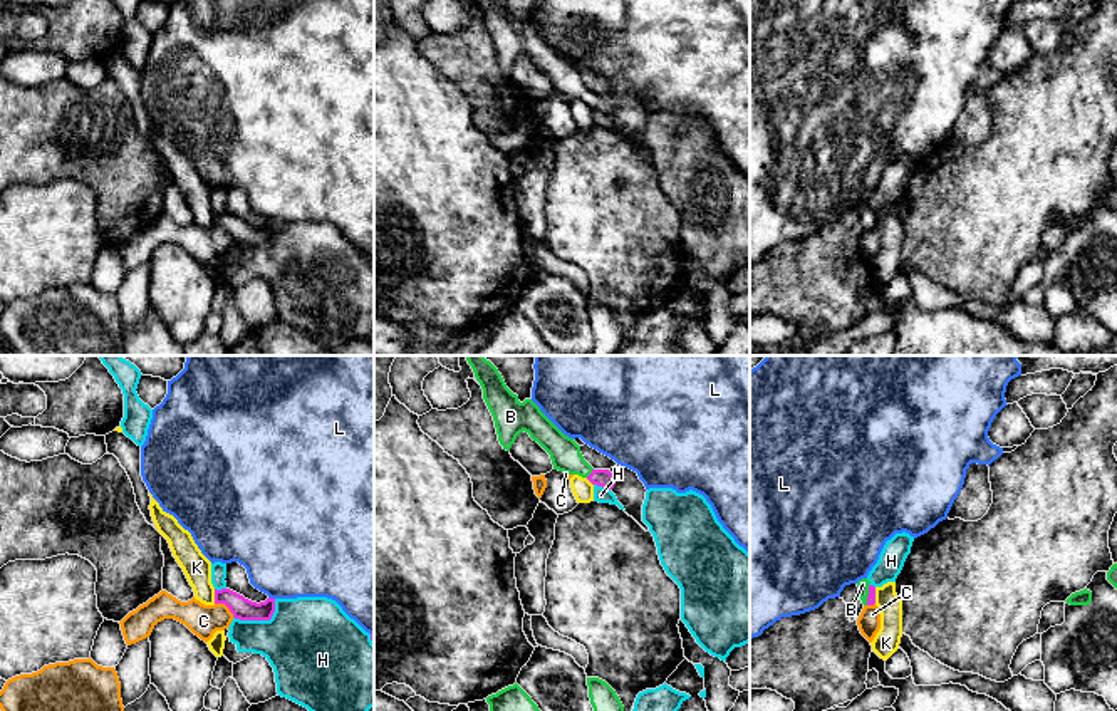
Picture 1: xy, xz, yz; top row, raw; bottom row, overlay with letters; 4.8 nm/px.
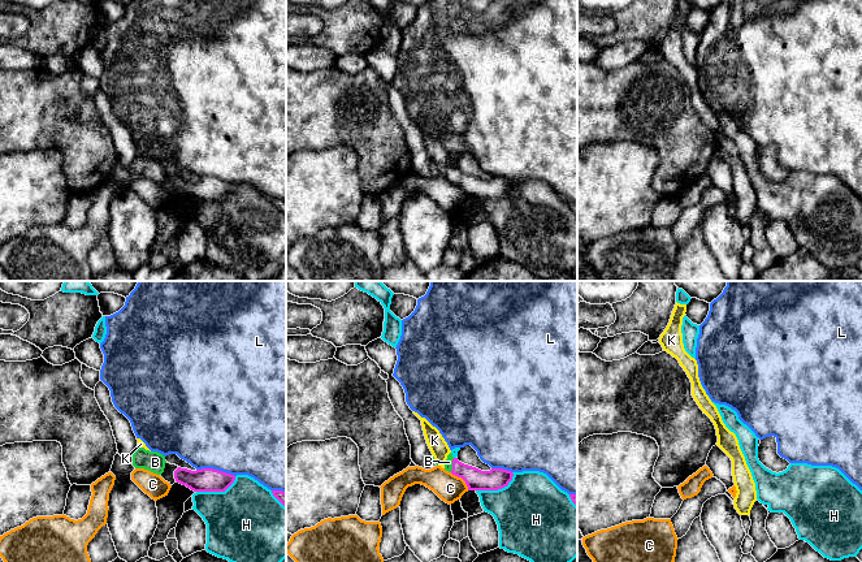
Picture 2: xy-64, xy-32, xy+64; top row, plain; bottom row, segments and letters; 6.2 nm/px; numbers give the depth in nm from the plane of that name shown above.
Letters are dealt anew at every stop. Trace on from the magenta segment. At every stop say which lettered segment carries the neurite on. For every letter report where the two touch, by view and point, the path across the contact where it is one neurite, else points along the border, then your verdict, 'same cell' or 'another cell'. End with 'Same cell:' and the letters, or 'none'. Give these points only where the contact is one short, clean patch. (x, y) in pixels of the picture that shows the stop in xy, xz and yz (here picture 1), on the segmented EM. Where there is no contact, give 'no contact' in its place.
B: contact xz (591, 473); way xz (604, 478), (591, 473), (564, 451); same cell
C: contact xy (225, 604); border xy (215, 602), (222, 602), (233, 616); another cell
H: contact xy (260, 619); another cell
K: contact xy (215, 596); border xy (213, 589), (215, 602); another cell
L: contact xy (272, 599); another cell
Same cell: B

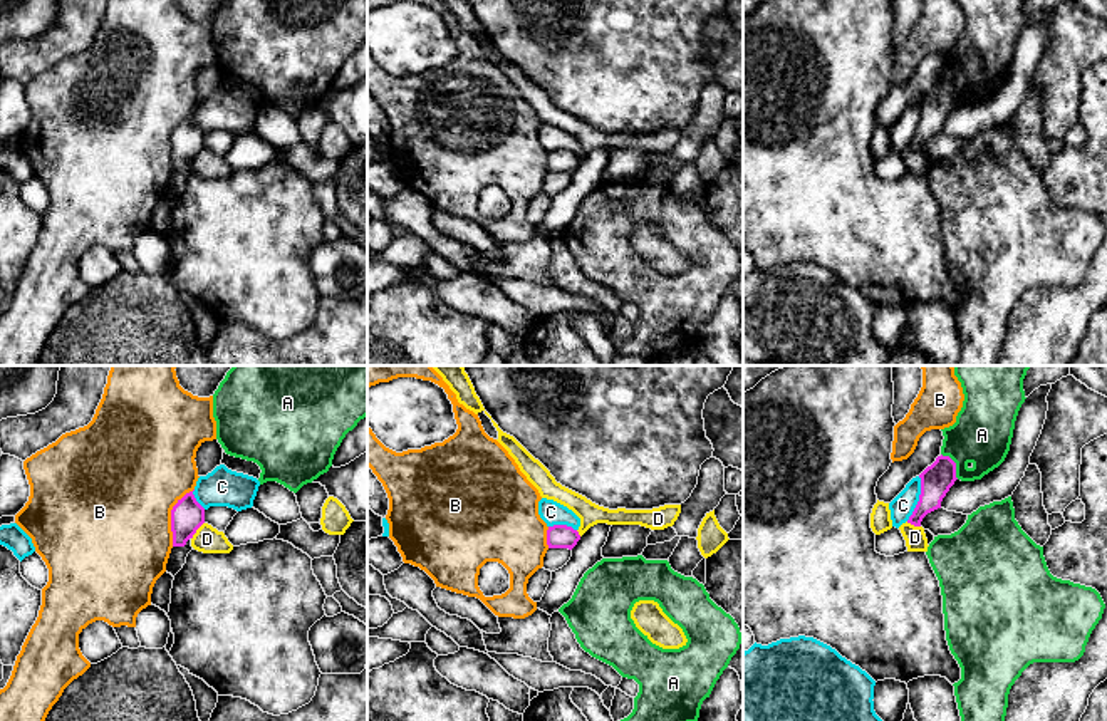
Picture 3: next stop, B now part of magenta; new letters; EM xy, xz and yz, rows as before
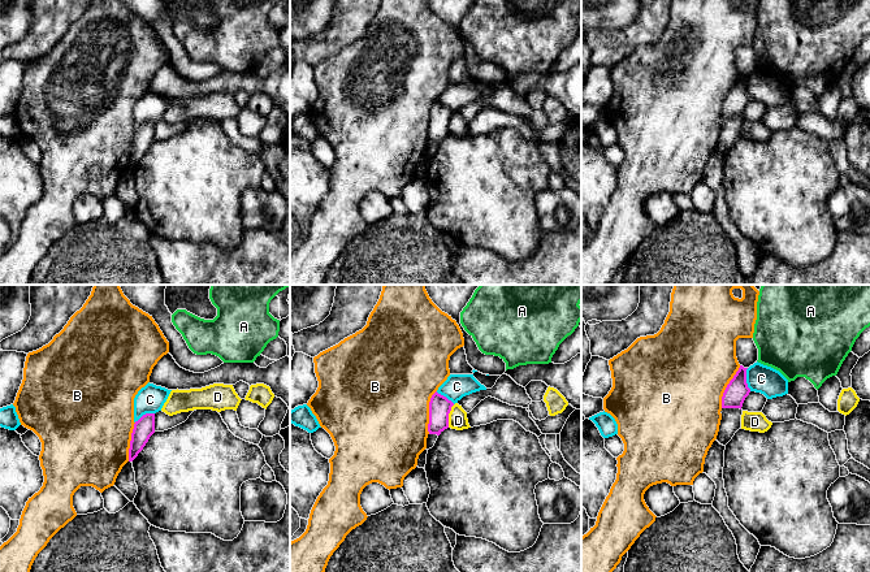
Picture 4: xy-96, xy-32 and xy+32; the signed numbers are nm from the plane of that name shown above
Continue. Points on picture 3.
A: contact yz (955, 465); border yz (941, 453), (955, 463), (955, 475), (958, 478); another cell
B: contact xy (171, 517); another cell
C: contact yz (919, 498); another cell
D: contact xy (197, 529); another cell
Same cell: none

